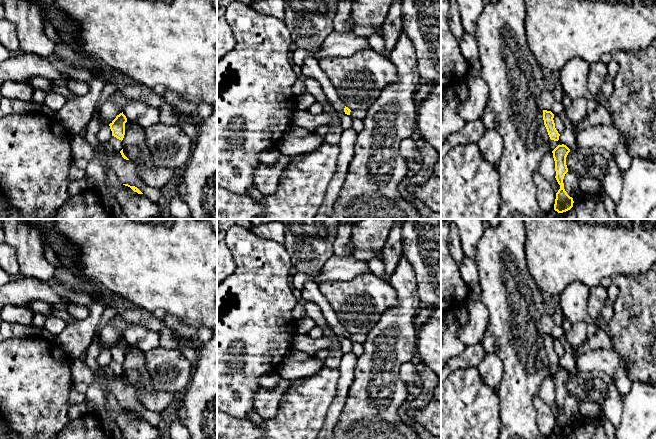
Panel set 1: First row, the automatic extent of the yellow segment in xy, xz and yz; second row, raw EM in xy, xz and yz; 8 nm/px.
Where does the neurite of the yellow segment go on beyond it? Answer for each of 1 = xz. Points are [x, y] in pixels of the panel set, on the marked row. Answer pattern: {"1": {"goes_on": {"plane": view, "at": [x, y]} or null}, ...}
{"1": {"goes_on": null}}

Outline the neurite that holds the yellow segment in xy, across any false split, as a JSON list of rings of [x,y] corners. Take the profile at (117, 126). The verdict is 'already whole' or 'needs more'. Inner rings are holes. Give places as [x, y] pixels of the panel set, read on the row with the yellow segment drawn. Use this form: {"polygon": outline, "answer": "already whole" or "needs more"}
{"polygon": [[[122,113],[116,116],[116,118],[109,124],[112,131],[112,136],[119,140],[123,140],[125,135],[125,123],[127,122],[126,116]]], "answer": "already whole"}

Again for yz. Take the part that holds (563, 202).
{"polygon": [[[562,144],[558,145],[553,151],[553,158],[555,161],[555,171],[556,171],[556,180],[560,185],[560,189],[556,193],[556,199],[554,204],[554,210],[558,213],[563,213],[570,210],[573,207],[573,198],[570,197],[564,189],[563,179],[565,174],[568,172],[566,165],[566,157],[570,149]]], "answer": "already whole"}

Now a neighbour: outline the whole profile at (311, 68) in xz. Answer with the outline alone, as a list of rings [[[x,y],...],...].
[[[313,57],[306,58],[301,67],[301,72],[307,77],[311,77],[320,83],[321,88],[325,93],[325,96],[332,104],[334,110],[337,112],[338,122],[335,125],[328,125],[329,130],[324,137],[325,143],[334,146],[339,145],[341,134],[343,132],[343,128],[341,127],[341,118],[345,114],[345,104],[339,97],[337,90],[332,85],[327,75],[320,67],[319,61],[317,59]]]

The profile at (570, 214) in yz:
[[[580,198],[573,199],[573,201],[574,201],[573,207],[570,210],[561,213],[562,214],[561,219],[577,219],[577,214],[576,214],[576,209],[575,209],[575,201],[578,199],[580,199]]]

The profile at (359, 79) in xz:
[[[371,48],[350,57],[324,57],[318,61],[351,111],[367,111],[381,91],[397,81],[396,68],[391,60]]]

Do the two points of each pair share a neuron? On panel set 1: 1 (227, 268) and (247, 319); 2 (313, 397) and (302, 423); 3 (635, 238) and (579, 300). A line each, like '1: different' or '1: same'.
1: different
2: same
3: different

